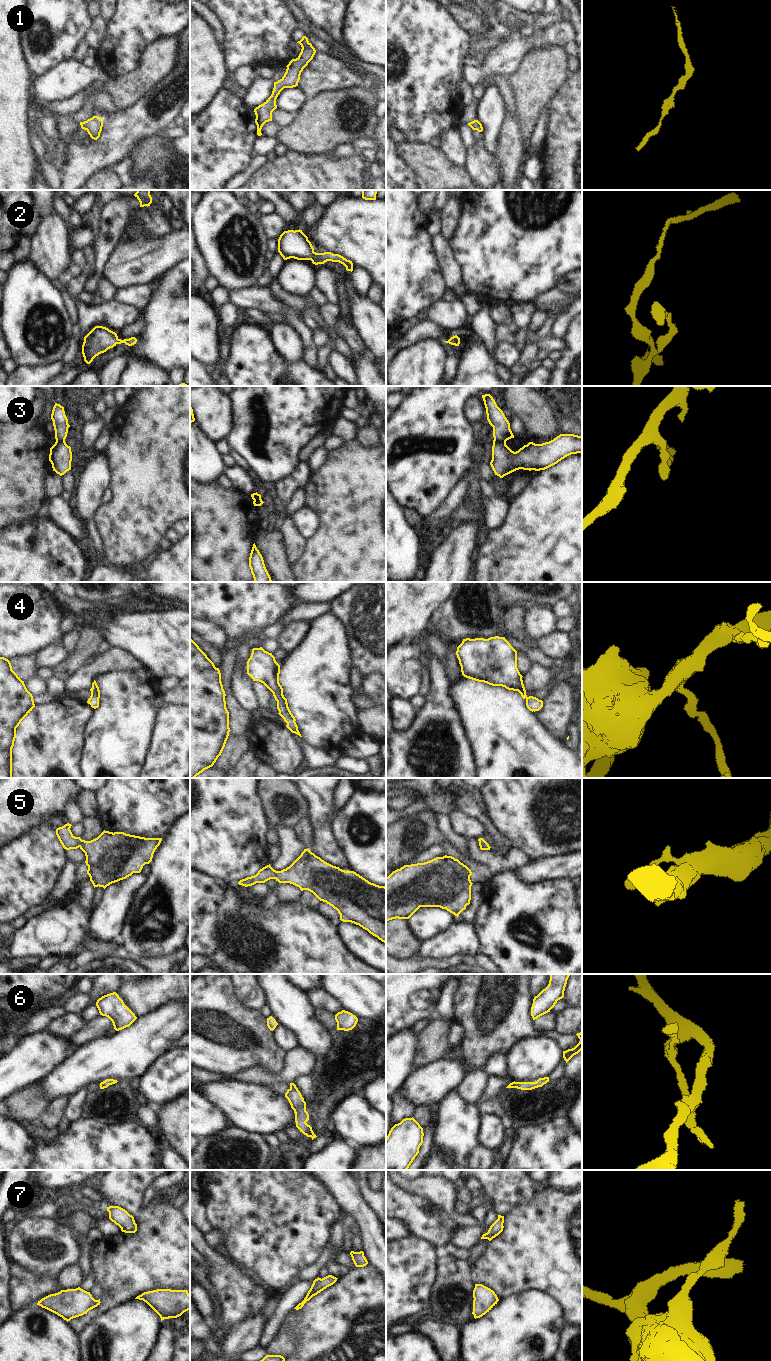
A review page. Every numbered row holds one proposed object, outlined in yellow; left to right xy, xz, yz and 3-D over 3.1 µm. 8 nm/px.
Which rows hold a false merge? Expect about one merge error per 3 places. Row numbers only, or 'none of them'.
3

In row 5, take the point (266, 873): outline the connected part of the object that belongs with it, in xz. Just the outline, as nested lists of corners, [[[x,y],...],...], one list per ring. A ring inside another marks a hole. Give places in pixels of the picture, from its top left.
[[[304,849],[286,869],[276,871],[269,864],[238,884],[248,887],[270,879],[312,892],[336,909],[341,921],[359,925],[386,944],[385,886],[371,883],[354,871],[333,866],[310,849]]]

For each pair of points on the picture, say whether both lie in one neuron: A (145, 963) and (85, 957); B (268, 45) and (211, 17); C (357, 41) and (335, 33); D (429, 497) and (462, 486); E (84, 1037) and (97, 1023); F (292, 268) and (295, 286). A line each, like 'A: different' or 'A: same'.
A: same
B: different
C: different
D: different
E: same
F: same

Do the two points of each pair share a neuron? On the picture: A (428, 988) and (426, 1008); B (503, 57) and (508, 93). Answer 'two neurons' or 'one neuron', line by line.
A: one neuron
B: two neurons

